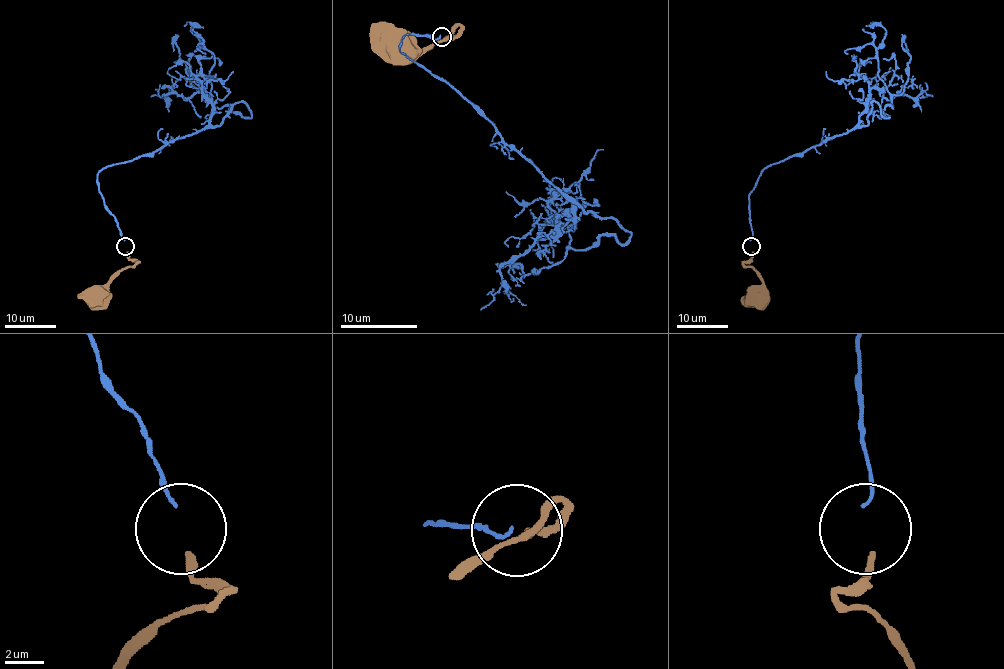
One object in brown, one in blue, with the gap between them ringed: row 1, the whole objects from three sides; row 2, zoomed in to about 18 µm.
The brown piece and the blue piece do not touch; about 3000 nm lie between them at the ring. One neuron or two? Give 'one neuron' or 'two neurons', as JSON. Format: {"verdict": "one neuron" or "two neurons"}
{"verdict": "two neurons"}

